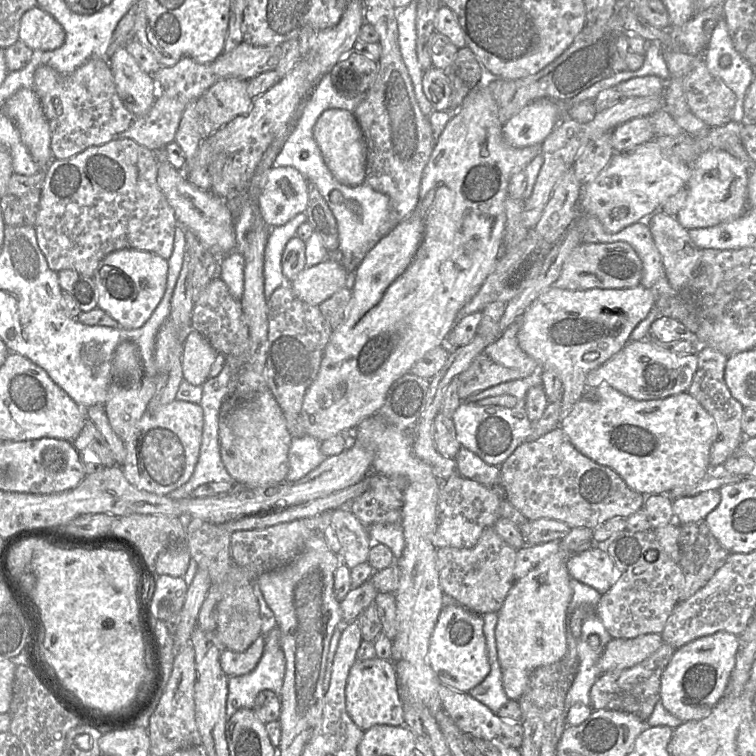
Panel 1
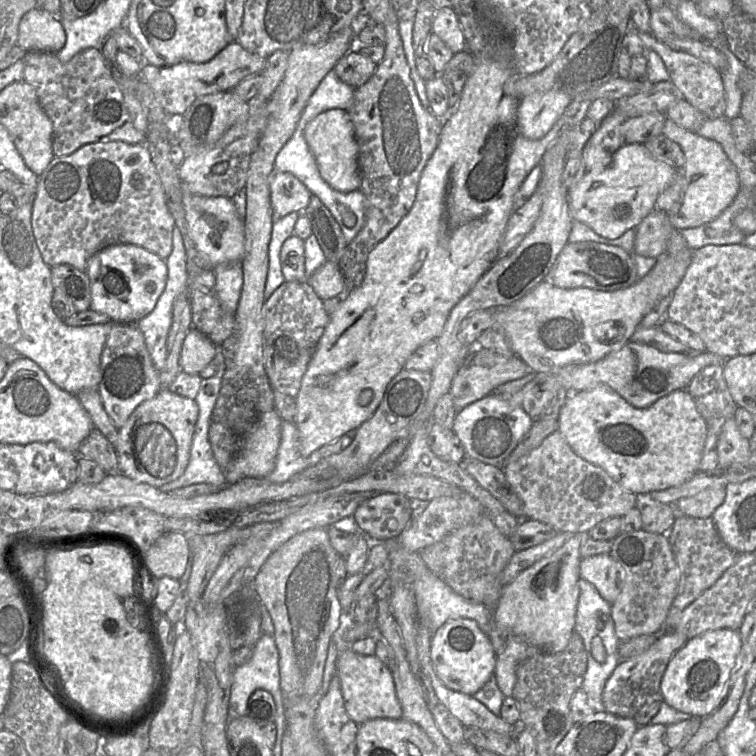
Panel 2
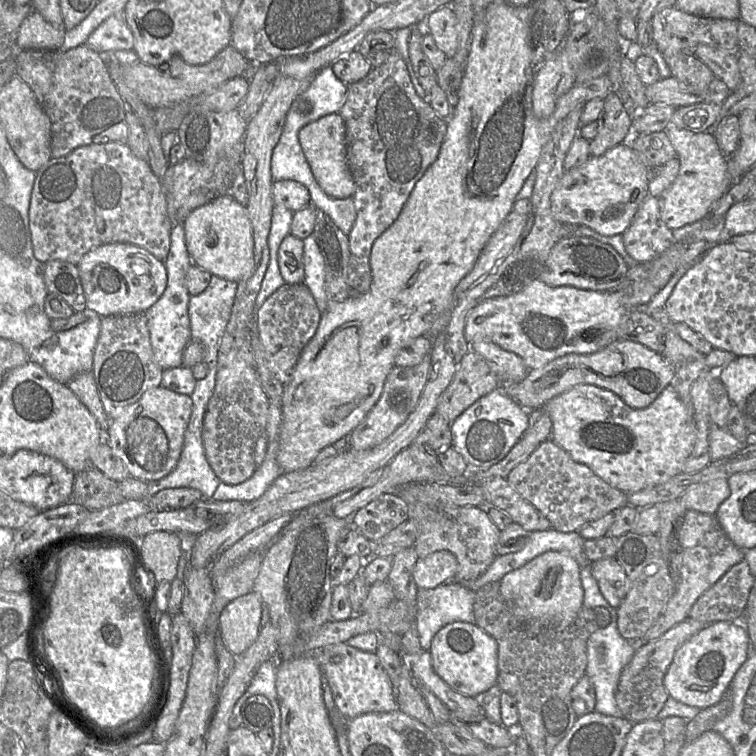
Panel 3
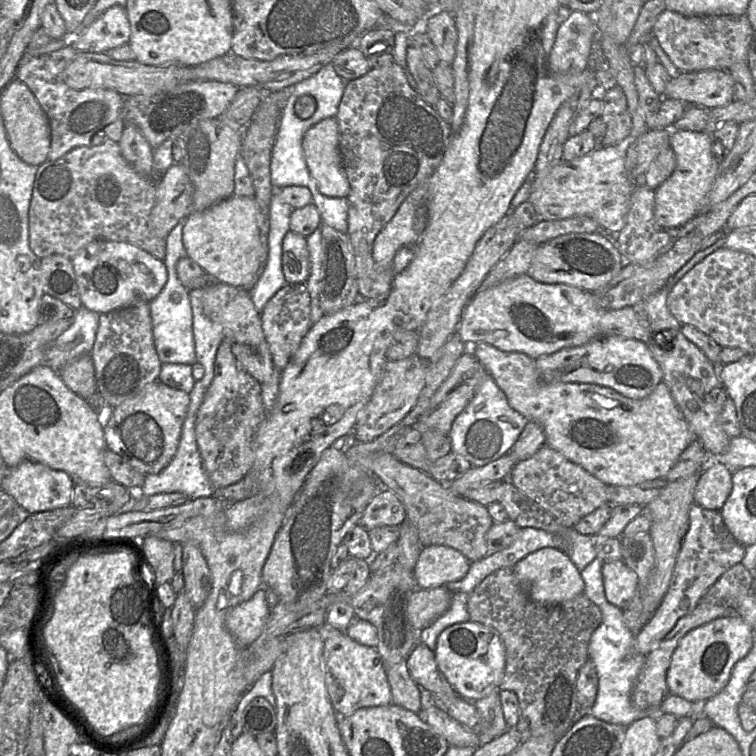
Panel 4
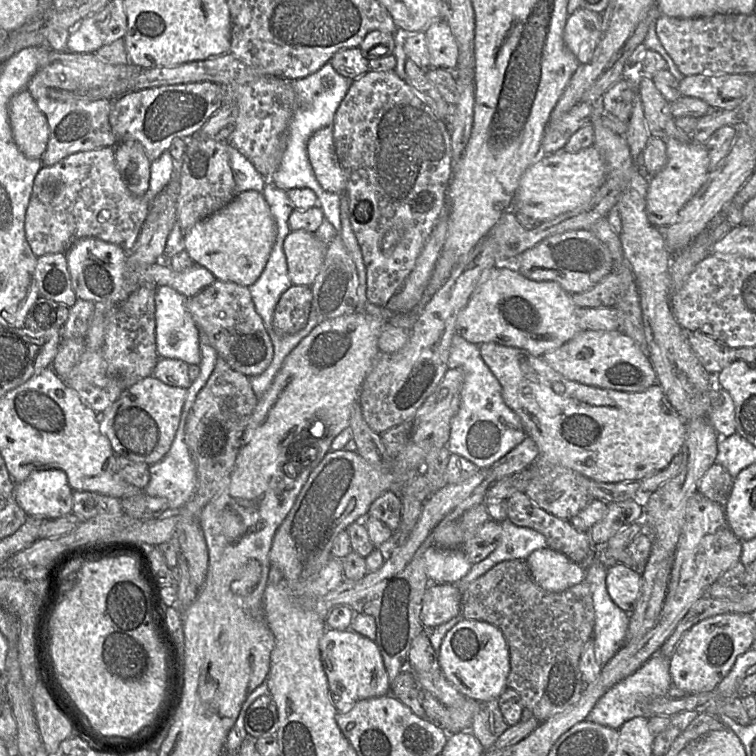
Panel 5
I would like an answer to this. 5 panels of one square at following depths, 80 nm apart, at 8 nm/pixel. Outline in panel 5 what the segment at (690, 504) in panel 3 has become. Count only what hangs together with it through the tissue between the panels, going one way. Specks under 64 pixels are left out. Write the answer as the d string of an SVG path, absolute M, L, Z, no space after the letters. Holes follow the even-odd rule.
M714 463L698 483L698 491L725 507L734 485L734 478L720 464Z

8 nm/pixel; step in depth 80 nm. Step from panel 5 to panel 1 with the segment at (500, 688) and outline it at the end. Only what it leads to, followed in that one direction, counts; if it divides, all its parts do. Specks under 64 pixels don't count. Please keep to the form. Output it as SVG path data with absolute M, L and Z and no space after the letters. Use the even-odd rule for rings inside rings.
M456 603L445 605L430 637L428 661L439 682L459 692L469 692L490 672L483 617Z

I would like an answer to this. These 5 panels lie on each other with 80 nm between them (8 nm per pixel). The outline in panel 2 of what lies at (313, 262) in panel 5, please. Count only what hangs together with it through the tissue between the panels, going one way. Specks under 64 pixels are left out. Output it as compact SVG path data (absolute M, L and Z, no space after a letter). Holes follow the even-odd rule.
M291 235L285 240L280 252L281 271L286 282L305 281L304 241Z

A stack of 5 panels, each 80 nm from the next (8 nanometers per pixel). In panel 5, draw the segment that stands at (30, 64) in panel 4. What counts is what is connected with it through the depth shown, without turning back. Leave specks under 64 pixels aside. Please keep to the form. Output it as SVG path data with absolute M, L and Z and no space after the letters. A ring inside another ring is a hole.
M37 73L32 76L27 84L27 90L40 111L45 115L49 125L49 139L45 153L42 156L43 166L52 166L76 152L115 147L117 145L117 138L109 123L113 100L60 101L51 98L48 89Z

